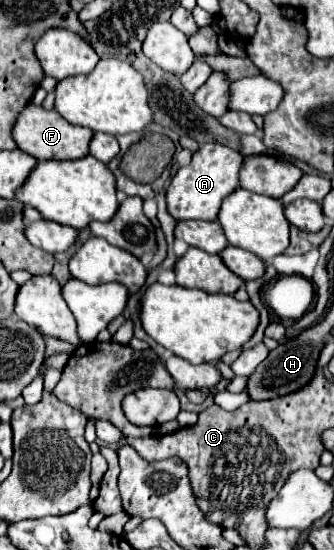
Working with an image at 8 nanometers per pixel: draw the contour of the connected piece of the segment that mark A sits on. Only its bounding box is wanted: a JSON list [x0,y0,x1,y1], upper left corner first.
[167,144,243,220]

